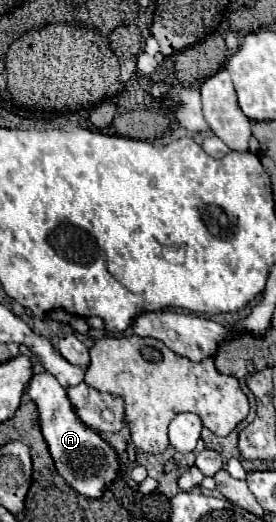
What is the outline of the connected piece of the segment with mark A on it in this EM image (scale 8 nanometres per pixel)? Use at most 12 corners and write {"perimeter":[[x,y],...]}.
{"perimeter":[[51,373],[27,391],[57,475],[101,499],[121,475],[107,439],[77,417]]}

